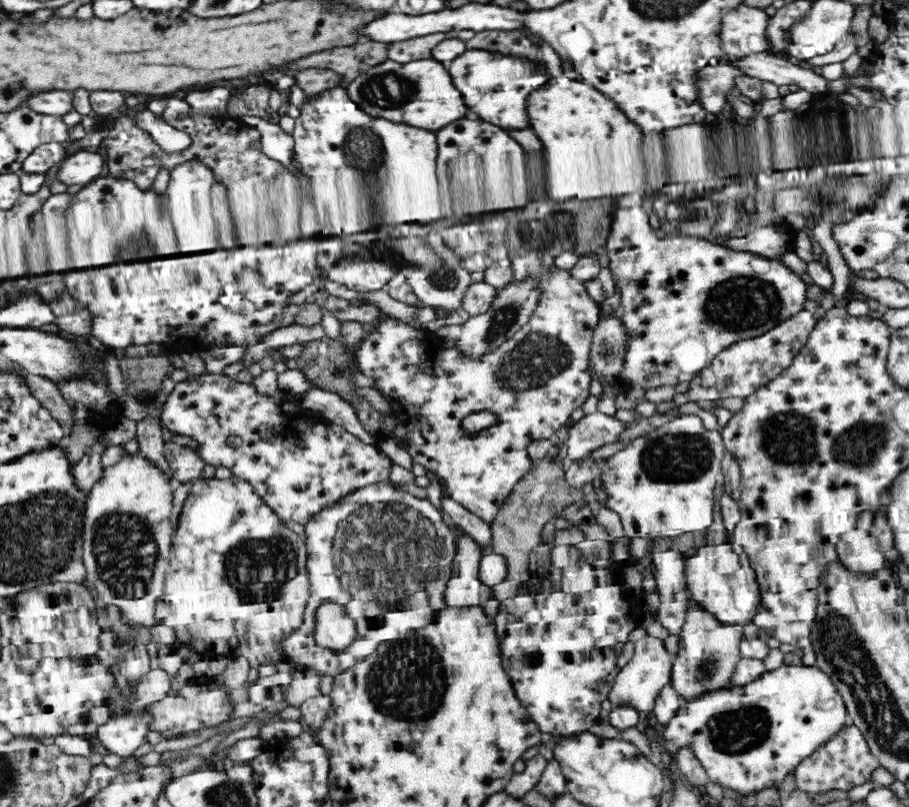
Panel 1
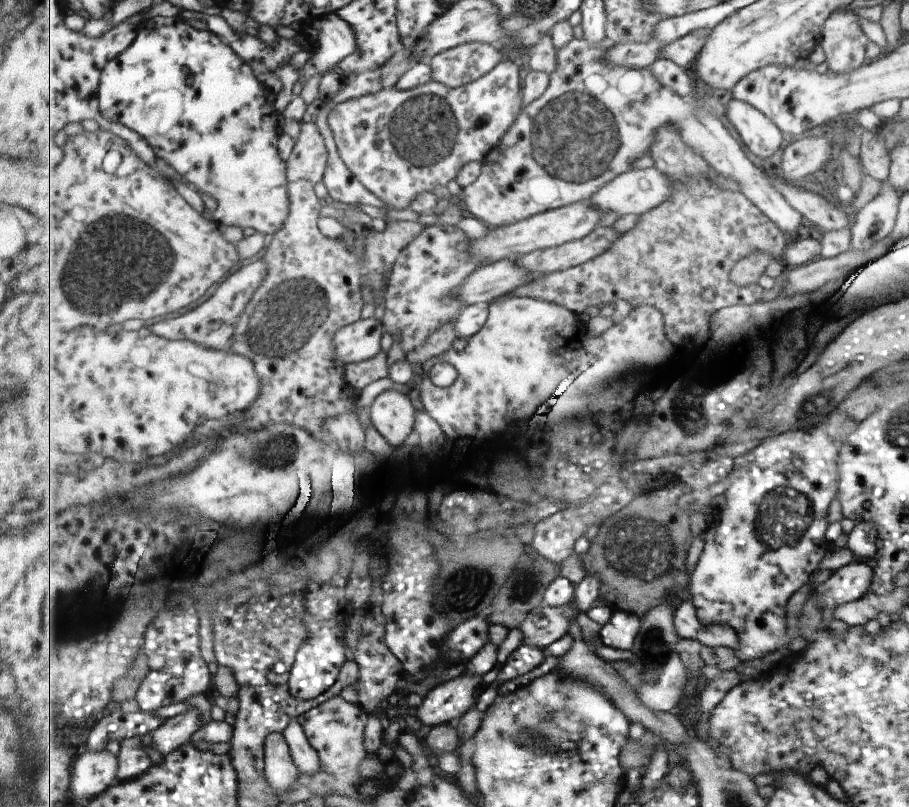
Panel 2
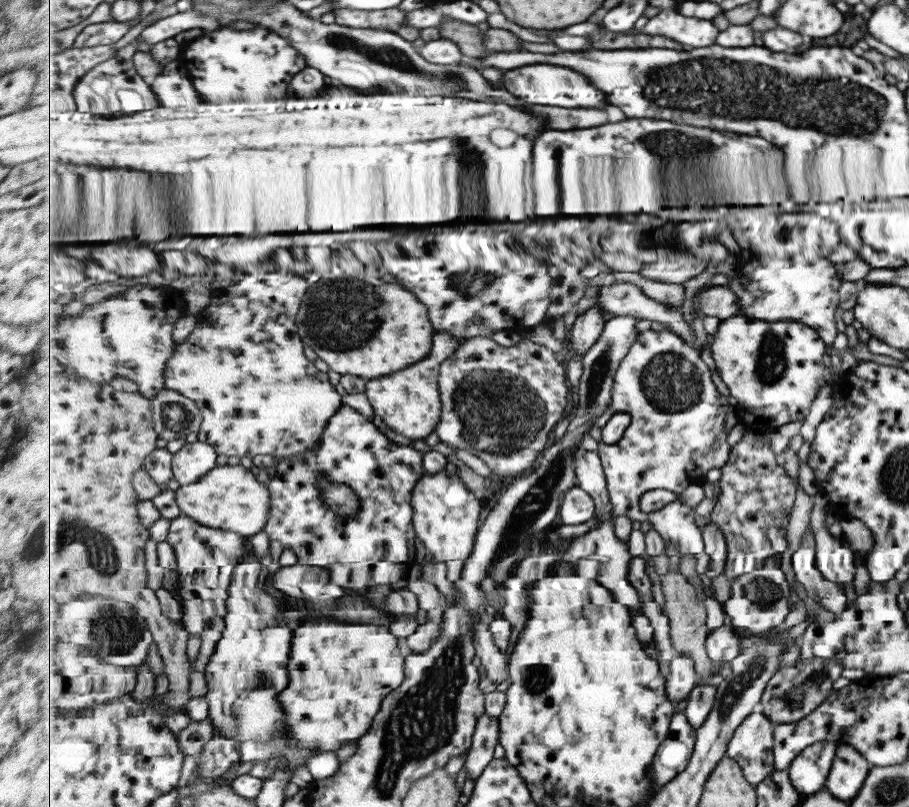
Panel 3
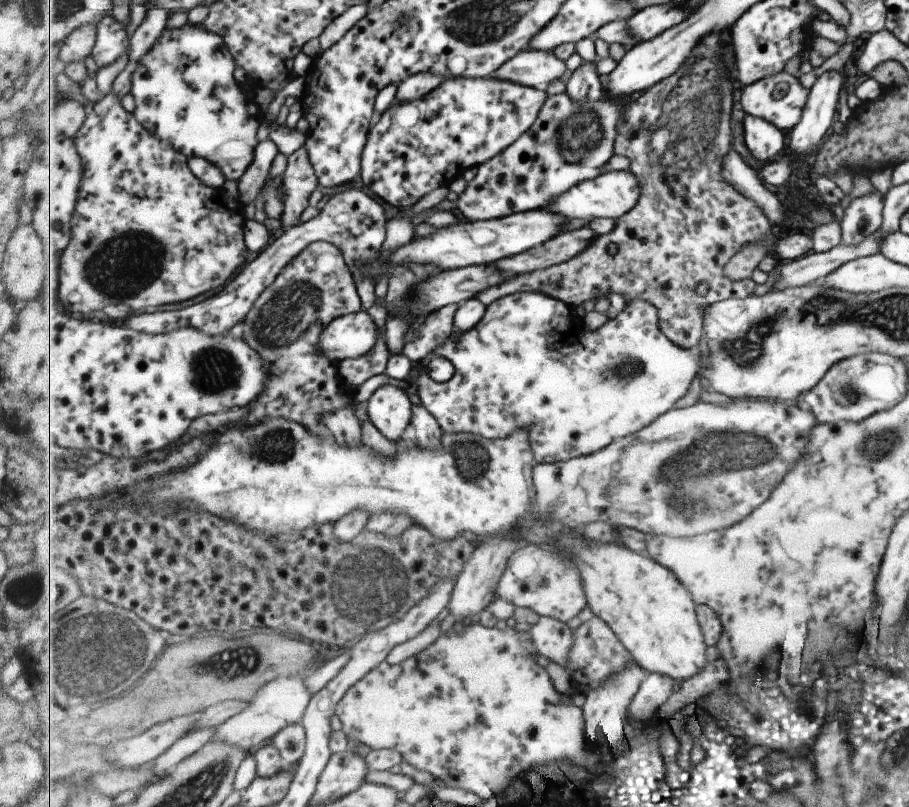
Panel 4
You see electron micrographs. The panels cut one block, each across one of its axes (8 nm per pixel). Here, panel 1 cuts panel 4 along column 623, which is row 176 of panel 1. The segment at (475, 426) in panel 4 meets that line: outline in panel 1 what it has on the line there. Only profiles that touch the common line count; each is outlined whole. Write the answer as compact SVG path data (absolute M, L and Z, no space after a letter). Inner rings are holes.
M338 86L336 88L319 92L309 97L302 106L300 106L300 114L295 118L295 129L292 134L295 142L292 164L299 168L309 179L311 197L316 205L316 217L322 232L324 234L356 234L356 232L366 232L372 230L376 226L376 222L380 224L426 224L432 220L438 220L442 214L442 192L439 183L439 174L437 173L437 158L439 146L437 136L434 130L420 130L420 127L410 126L403 122L392 122L386 118L374 118L370 114L366 114L357 102L354 102L346 87Z

